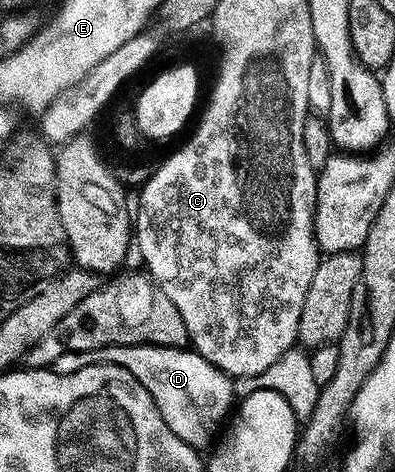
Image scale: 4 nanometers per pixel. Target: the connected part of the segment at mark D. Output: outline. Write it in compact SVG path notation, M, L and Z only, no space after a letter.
M109 346L103 350L89 350L83 354L72 352L68 356L60 356L60 360L56 360L52 368L57 374L71 374L97 362L111 362L132 372L132 376L136 376L138 383L152 396L160 416L164 416L164 424L168 424L168 428L172 428L172 432L176 432L176 436L180 436L184 444L195 448L206 445L209 447L215 441L214 433L217 432L218 425L227 421L236 402L234 379L190 348Z

